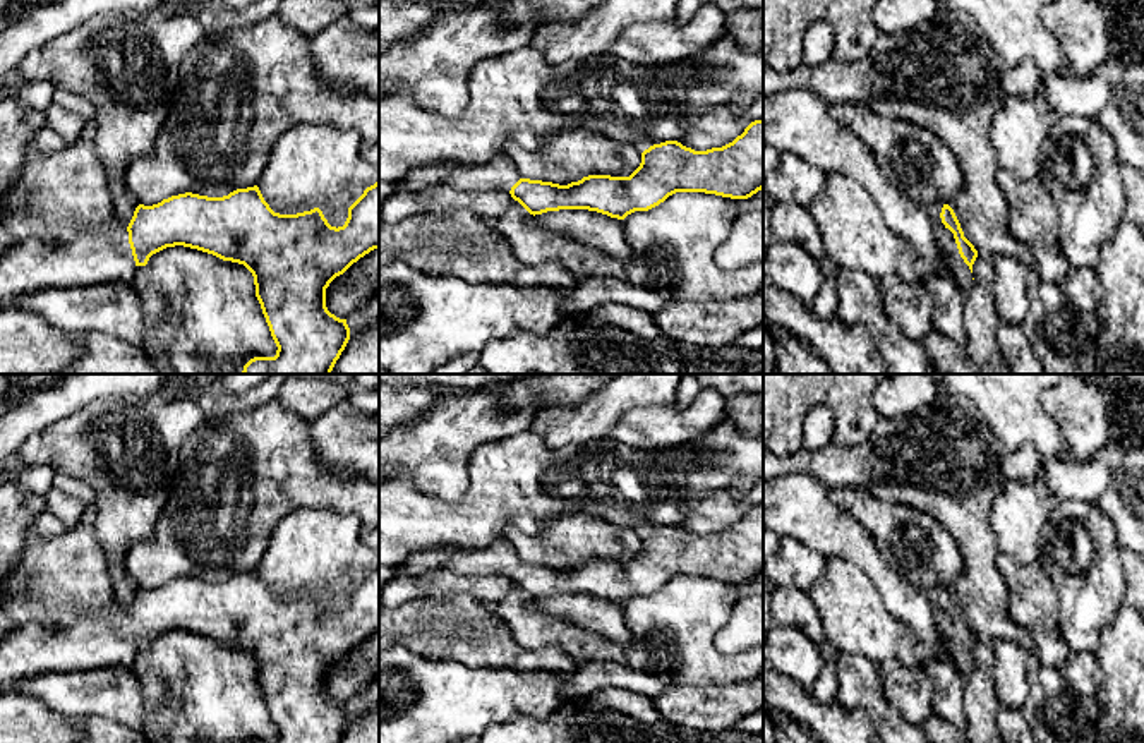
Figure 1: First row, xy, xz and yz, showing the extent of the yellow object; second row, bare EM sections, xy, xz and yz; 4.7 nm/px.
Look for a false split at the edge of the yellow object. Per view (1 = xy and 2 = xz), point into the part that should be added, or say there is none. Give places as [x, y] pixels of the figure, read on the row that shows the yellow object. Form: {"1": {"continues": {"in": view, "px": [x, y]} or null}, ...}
{"1": {"continues": {"in": "xy", "px": [102, 254]}}, "2": {"continues": {"in": "xz", "px": [499, 174]}}}

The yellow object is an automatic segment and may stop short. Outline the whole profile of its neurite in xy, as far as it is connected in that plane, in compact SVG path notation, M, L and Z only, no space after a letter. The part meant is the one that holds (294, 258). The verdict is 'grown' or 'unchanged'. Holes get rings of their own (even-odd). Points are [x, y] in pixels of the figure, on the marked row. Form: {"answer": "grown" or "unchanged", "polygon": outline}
{"answer": "grown", "polygon": "M379 182L367 187L348 208L343 227L331 227L319 208L297 214L274 213L257 185L223 197L192 192L158 204L139 204L130 223L82 228L65 244L43 240L14 242L0 257L0 311L41 288L132 283L135 268L166 247L184 245L244 264L254 276L256 297L278 347L274 357L254 357L242 374L331 374L350 340L346 319L326 307L326 288L353 263L379 249Z"}

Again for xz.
{"answer": "grown", "polygon": "M763 120L751 122L732 142L707 151L677 141L653 144L641 153L641 163L629 177L588 175L568 185L530 180L503 153L487 163L444 161L410 170L396 182L394 194L431 185L509 192L533 216L588 209L624 220L635 211L659 206L676 192L748 199L763 189Z"}

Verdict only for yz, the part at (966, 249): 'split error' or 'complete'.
split error

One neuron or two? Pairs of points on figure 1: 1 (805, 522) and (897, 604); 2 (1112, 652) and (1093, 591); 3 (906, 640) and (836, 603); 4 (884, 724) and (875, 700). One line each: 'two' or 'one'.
1: one
2: two
3: one
4: one

